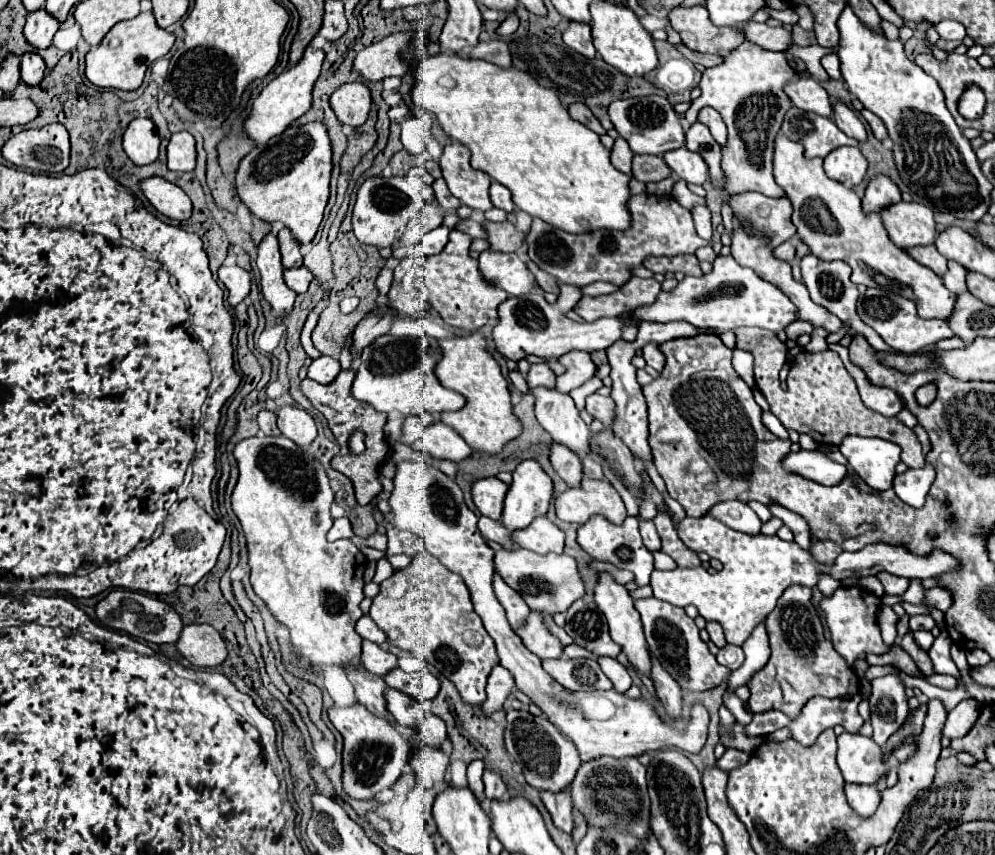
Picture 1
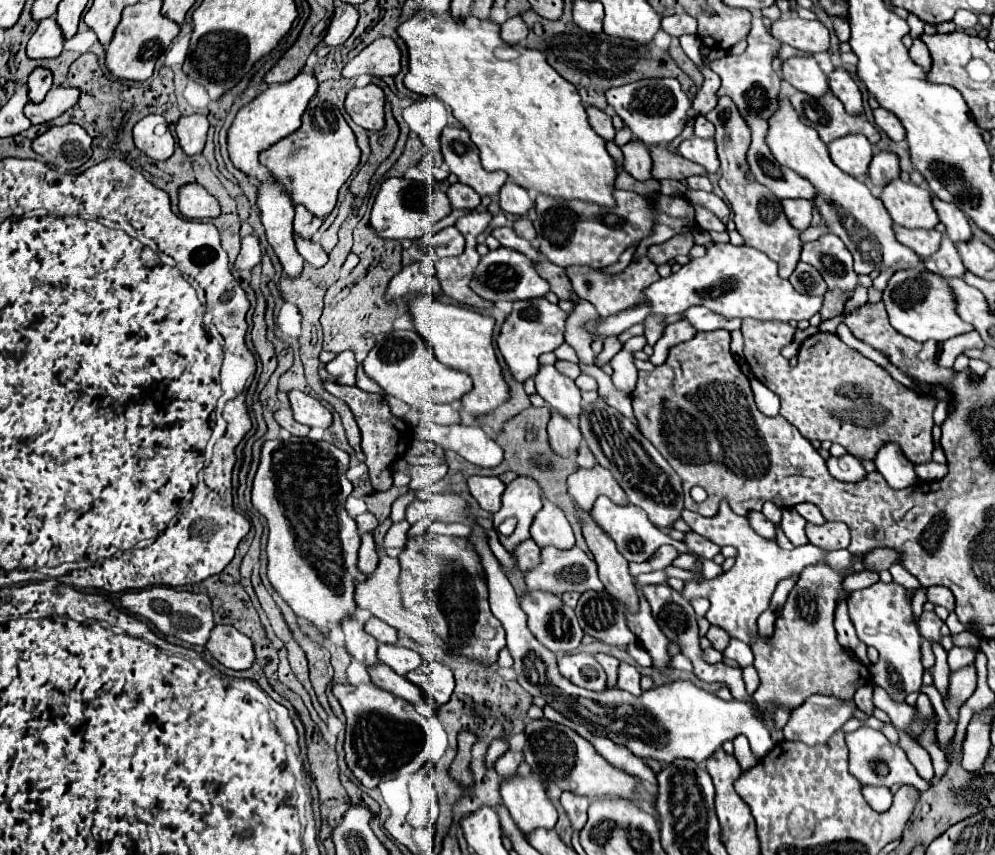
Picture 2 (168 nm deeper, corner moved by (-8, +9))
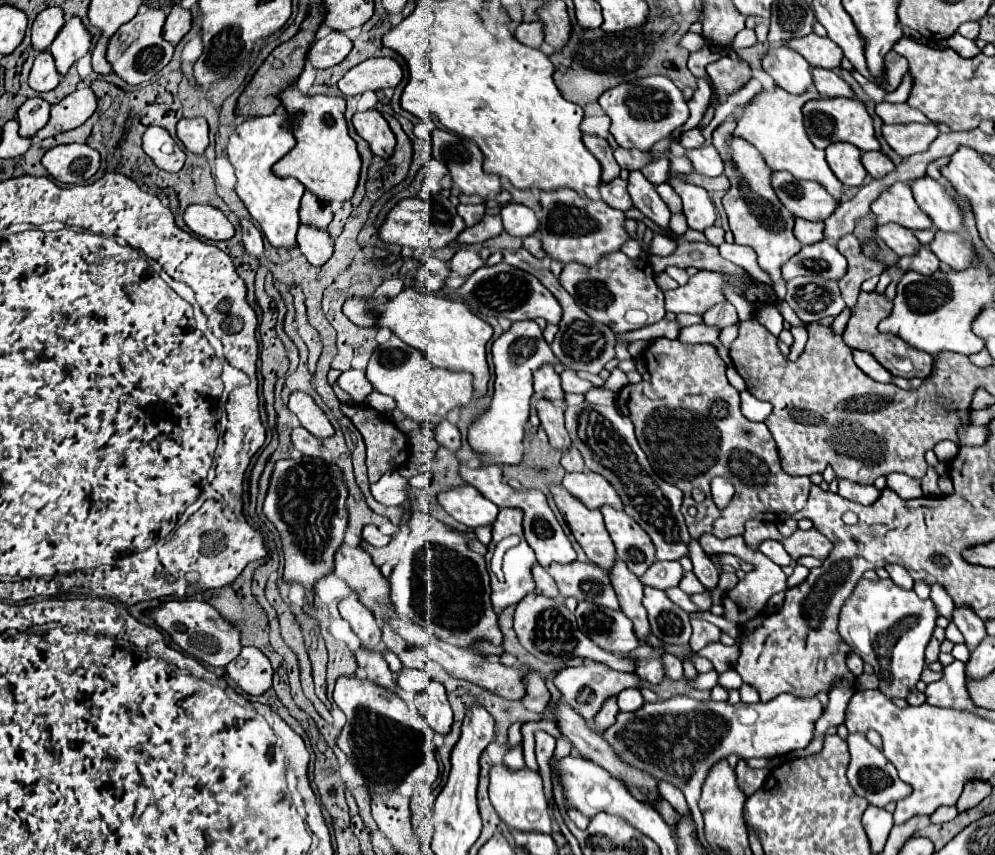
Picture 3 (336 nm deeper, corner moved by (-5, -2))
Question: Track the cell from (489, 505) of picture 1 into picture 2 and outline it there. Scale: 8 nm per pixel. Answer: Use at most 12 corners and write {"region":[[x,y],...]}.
{"region":[[471,476],[471,494],[487,512],[501,508],[505,484],[499,478]]}

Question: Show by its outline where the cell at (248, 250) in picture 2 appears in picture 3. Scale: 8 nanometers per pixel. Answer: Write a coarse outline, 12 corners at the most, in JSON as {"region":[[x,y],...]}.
{"region":[[240,219],[246,251],[262,257],[262,233],[250,219]]}

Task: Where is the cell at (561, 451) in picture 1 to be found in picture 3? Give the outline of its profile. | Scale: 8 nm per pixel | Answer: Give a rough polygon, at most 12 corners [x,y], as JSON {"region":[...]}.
{"region":[[548,399],[534,407],[550,439],[560,451],[570,447],[564,407]]}

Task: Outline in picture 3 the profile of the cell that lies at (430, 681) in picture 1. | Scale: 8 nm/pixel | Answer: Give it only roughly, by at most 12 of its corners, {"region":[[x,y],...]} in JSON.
{"region":[[430,681],[416,705],[436,733],[452,729],[446,689]]}

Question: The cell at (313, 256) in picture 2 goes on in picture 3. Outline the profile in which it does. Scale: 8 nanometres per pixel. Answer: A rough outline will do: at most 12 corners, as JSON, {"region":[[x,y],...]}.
{"region":[[302,223],[298,247],[314,267],[334,253],[328,231]]}

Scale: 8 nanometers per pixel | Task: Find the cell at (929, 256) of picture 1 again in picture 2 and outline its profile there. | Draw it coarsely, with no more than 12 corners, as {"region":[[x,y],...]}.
{"region":[[895,224],[901,244],[921,258],[939,250],[943,234],[937,230],[907,230]]}

